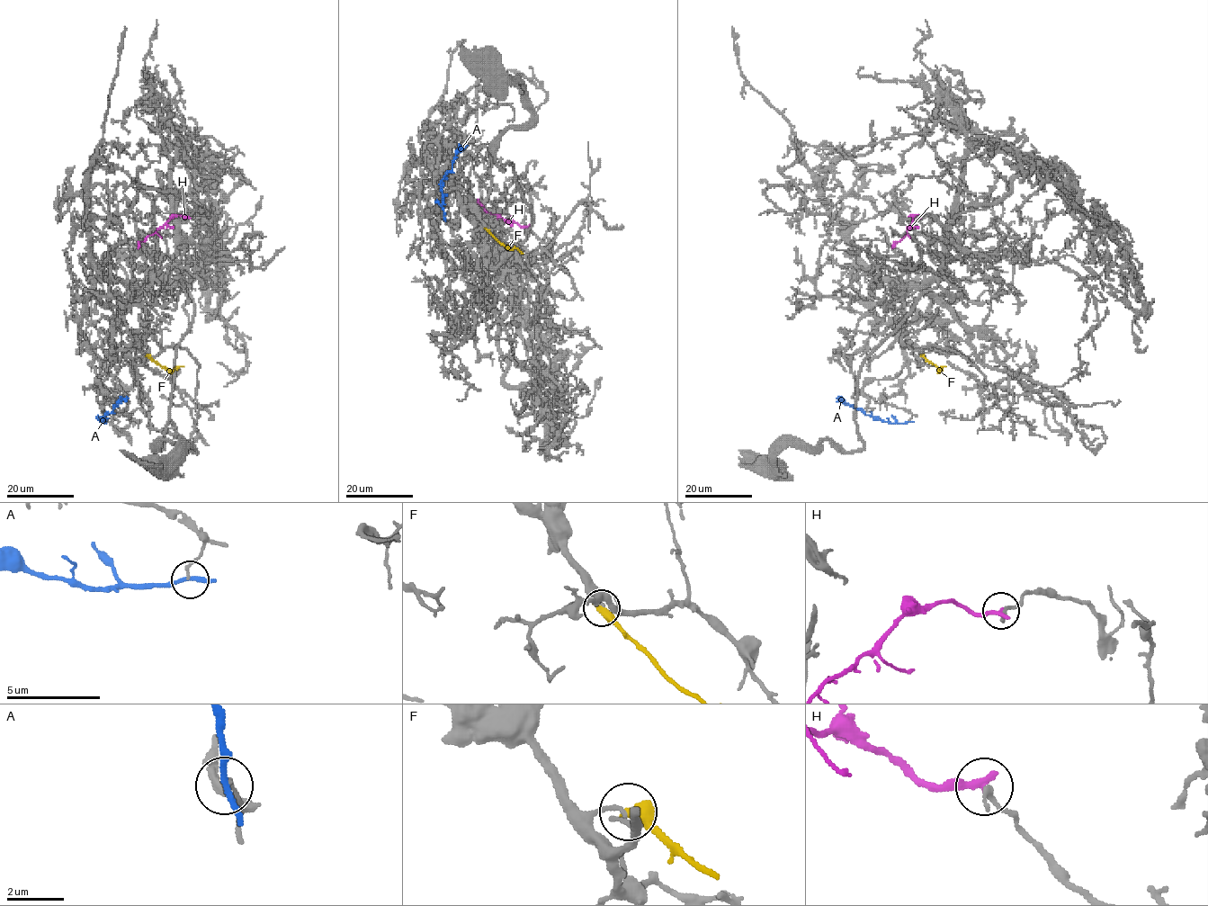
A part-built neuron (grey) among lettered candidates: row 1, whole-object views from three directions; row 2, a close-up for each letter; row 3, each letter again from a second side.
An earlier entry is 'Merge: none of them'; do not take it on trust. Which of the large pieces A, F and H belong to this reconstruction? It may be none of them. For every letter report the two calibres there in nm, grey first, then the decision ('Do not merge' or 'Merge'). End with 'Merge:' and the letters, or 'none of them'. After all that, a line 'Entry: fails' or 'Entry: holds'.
A: Thickness 130 nm (grey) against 200 nm. Do not merge
F: Thickness 140 nm (grey) against 480 nm. Do not merge
H: Thickness 240 nm (grey) against 300 nm. Do not merge
Merge: none of them
Entry: holds

